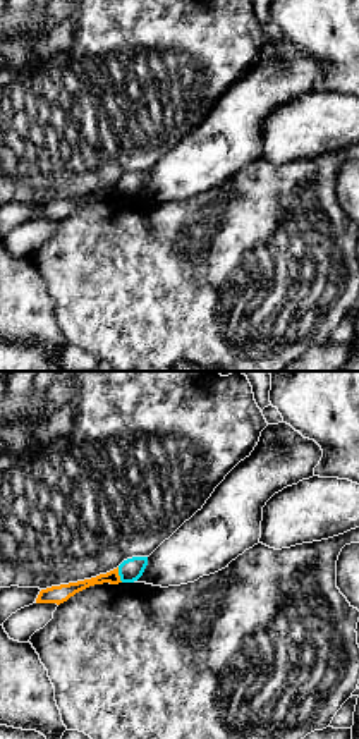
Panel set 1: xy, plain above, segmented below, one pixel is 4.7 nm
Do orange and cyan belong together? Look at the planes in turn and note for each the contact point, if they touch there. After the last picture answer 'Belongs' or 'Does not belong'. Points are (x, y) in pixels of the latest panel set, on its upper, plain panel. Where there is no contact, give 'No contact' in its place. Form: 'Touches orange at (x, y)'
Touches orange at (117, 189)

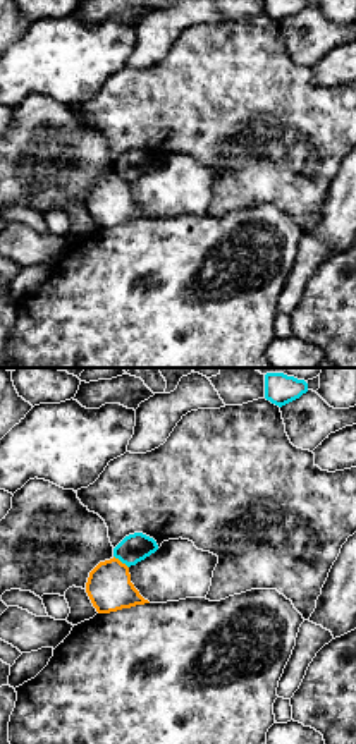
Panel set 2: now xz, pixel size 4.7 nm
Touches orange at (119, 176)

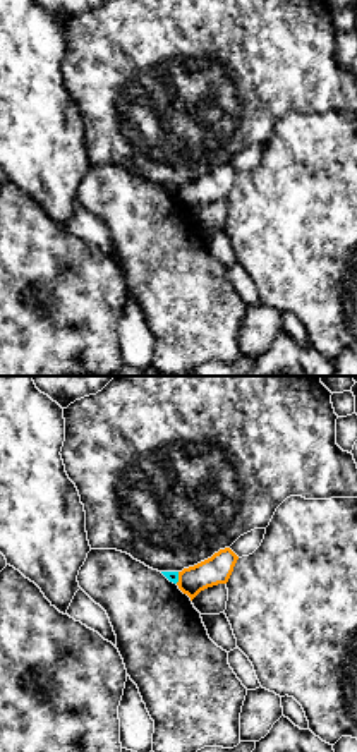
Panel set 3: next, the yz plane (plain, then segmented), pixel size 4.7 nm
Touches orange at (179, 193)

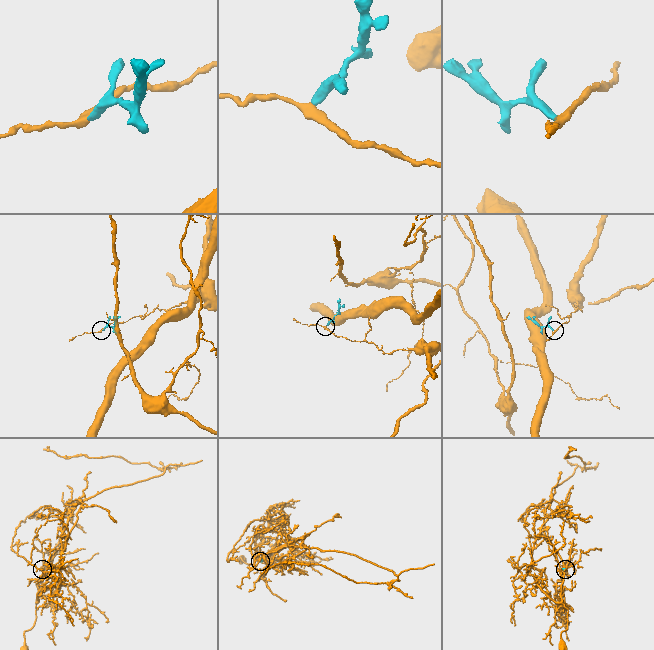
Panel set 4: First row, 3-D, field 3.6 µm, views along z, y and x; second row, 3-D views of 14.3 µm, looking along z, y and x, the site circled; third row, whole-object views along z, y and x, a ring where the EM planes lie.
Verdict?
Does not belong

